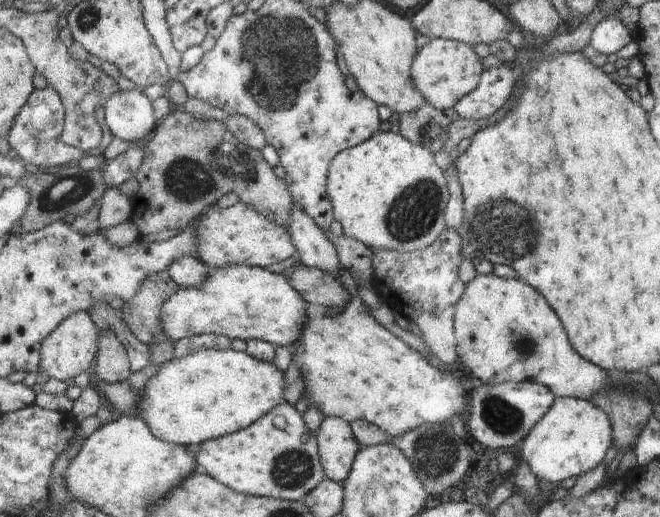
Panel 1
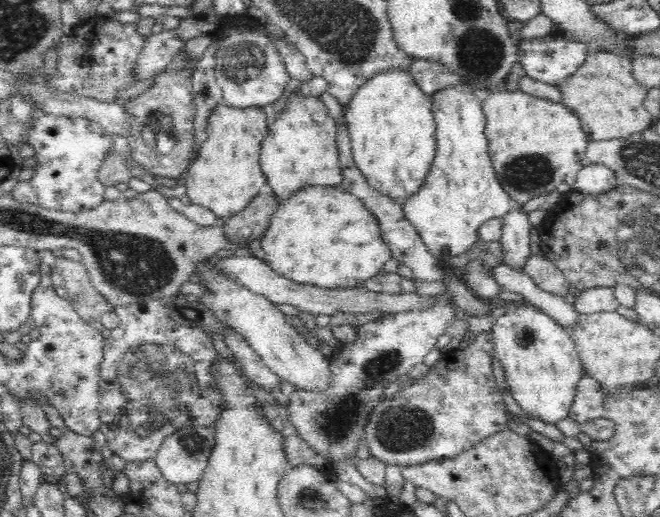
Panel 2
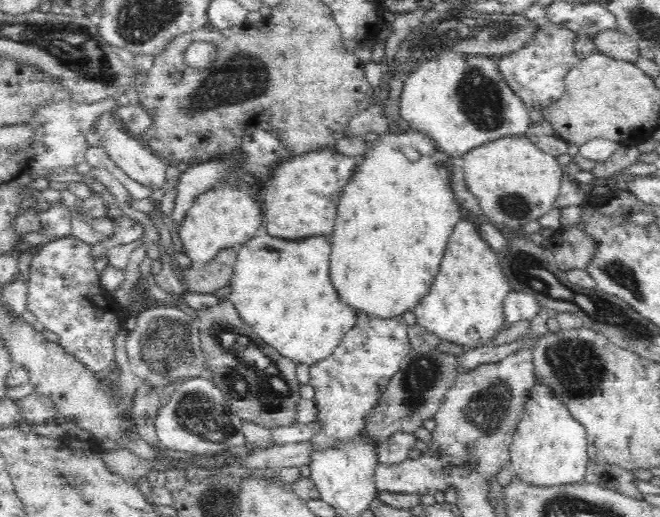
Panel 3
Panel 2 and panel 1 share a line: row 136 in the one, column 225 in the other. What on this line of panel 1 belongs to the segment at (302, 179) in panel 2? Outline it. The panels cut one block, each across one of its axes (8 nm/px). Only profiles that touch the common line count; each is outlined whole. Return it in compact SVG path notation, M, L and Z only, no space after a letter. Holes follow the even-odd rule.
M228 265L213 268L205 281L197 287L182 287L178 293L172 295L164 305L161 316L163 329L169 342L181 341L194 336L216 333L240 340L265 340L275 345L293 348L302 334L303 326L308 318L308 301L296 290L295 285L286 273L274 273L264 267L252 265Z

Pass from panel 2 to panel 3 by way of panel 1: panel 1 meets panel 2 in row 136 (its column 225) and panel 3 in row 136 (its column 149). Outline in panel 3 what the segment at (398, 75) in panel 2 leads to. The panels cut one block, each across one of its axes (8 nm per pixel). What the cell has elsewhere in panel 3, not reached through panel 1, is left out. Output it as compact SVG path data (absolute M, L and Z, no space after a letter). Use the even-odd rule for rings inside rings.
M393 129L392 132L386 135L377 136L376 140L369 142L368 150L359 159L359 166L356 168L354 178L344 188L344 196L339 205L333 236L328 240L331 249L328 274L330 283L335 288L338 302L346 308L350 308L357 316L365 316L366 319L376 320L377 322L403 319L404 314L414 312L424 300L427 300L428 295L432 292L432 286L436 283L436 278L441 272L441 265L451 235L454 233L458 222L464 217L457 199L452 198L453 193L449 187L449 182L447 182L447 174L445 174L445 168L443 168L443 162L446 159L448 158L444 152L440 152L436 147L433 147L424 135L412 130L403 132L397 129Z

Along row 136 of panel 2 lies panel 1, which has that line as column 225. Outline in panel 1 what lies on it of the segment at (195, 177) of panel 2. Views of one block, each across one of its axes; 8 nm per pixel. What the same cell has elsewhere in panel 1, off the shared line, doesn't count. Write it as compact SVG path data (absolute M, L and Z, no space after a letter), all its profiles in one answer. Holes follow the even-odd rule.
M244 201L233 207L216 205L195 225L199 236L198 258L214 269L233 264L270 268L272 264L292 258L299 251L290 230Z

